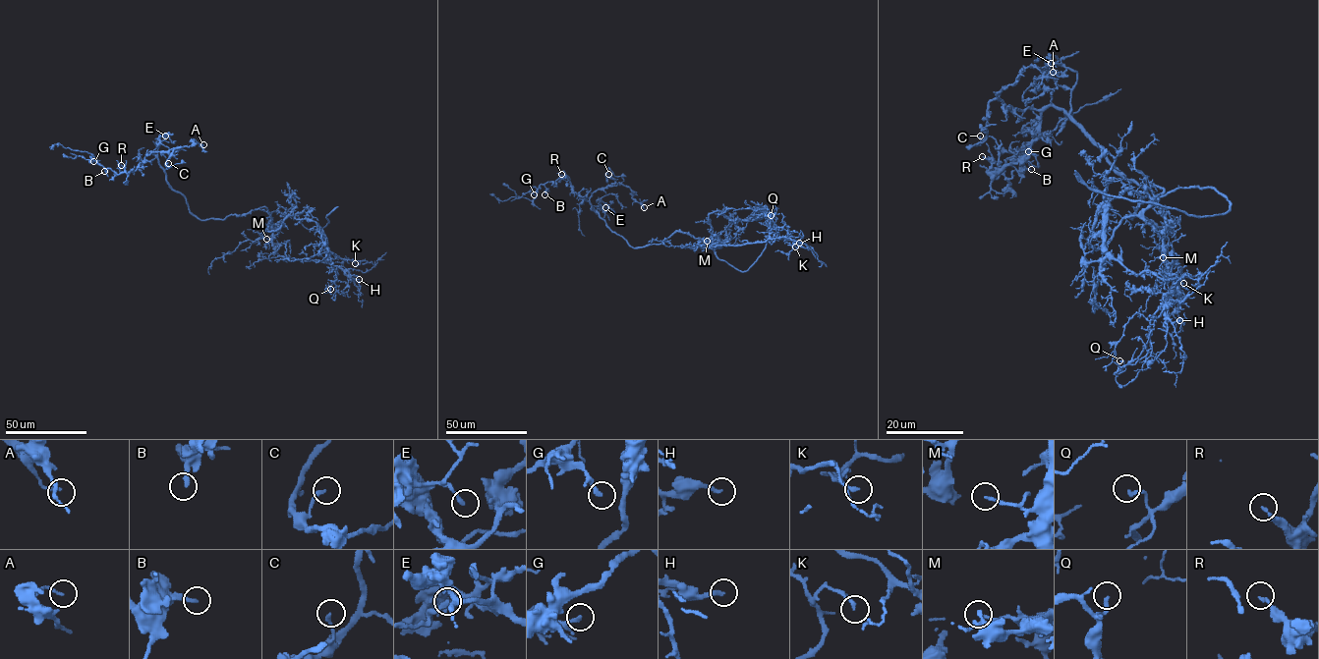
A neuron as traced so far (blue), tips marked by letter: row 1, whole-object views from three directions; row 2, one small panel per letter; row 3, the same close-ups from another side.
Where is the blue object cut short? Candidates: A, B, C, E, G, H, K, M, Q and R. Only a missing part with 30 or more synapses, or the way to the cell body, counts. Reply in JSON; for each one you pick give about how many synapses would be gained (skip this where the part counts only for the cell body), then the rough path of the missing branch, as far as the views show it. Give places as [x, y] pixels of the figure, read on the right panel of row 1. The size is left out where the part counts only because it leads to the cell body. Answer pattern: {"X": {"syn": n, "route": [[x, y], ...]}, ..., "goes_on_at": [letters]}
{"H": {"syn": 50, "route": [[1179, 320], [1189, 312], [1192, 314], [1187, 320], [1185, 338]]}, "goes_on_at": ["H"]}

